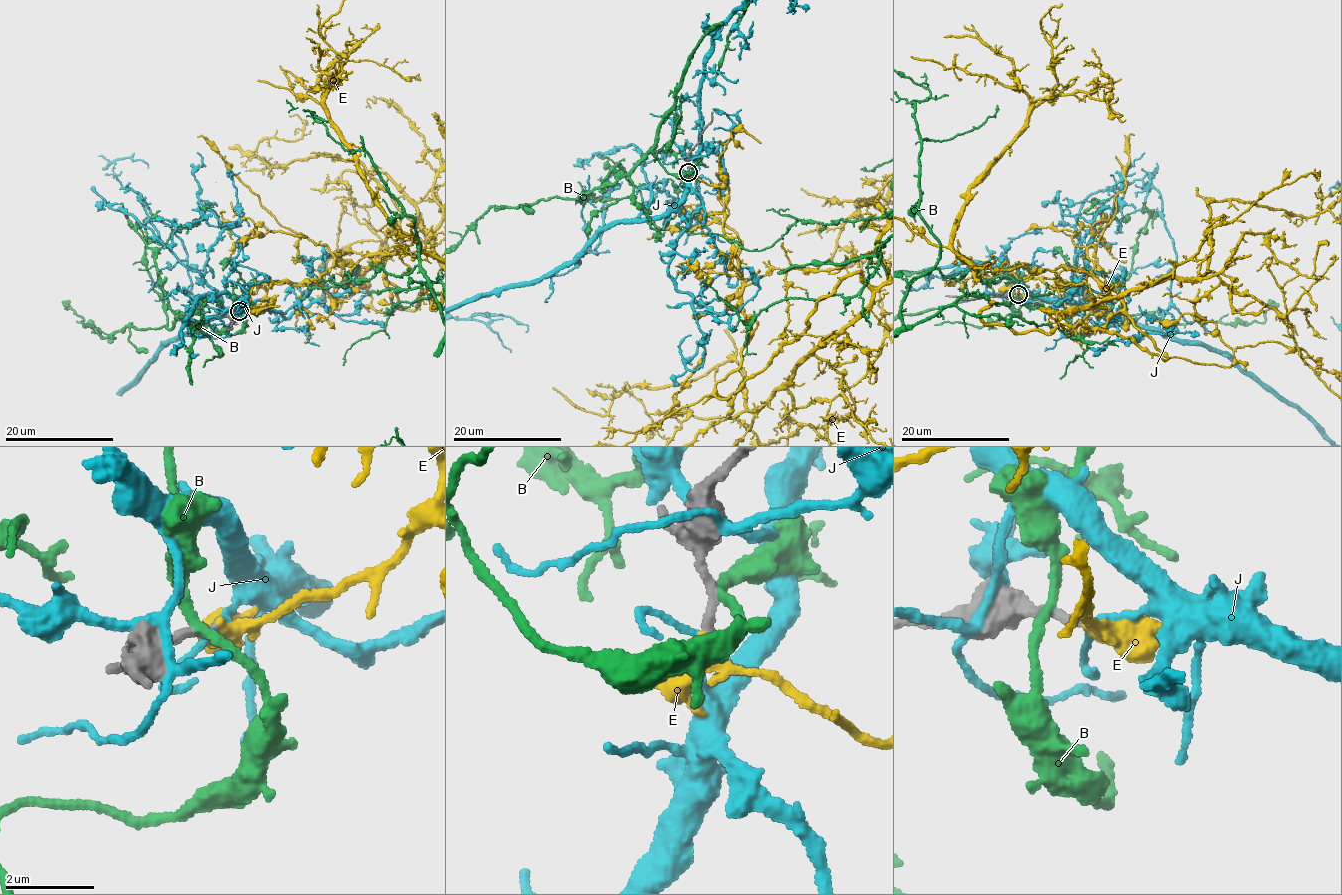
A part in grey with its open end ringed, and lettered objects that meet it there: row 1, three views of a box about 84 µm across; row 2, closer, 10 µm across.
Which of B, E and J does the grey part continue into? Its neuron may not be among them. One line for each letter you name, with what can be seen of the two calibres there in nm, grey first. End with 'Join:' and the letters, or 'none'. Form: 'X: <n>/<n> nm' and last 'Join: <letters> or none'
E: 200/360 nm
Join: E

